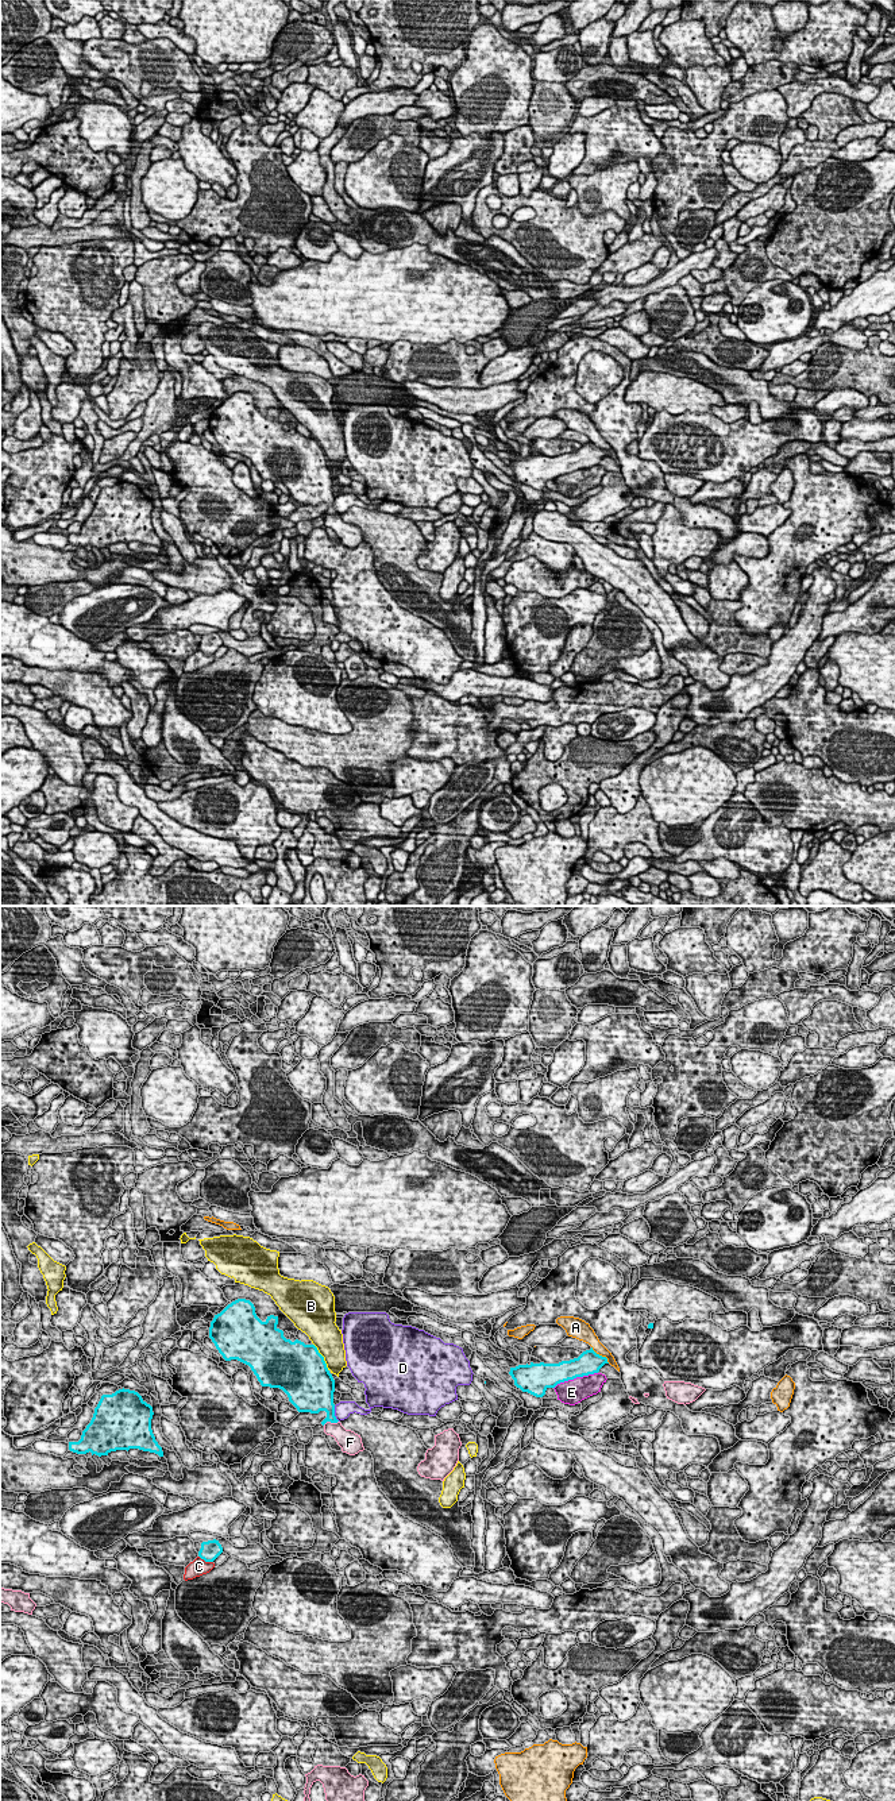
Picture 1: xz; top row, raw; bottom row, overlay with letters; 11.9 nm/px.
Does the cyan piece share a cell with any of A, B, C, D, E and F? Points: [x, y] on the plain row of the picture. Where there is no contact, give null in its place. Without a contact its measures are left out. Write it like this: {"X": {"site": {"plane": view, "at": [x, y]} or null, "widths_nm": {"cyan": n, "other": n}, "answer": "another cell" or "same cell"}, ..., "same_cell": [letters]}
{"A": {"site": {"plane": "xz", "at": [601, 448]}, "widths_nm": {"cyan": 280, "other": 140}, "answer": "another cell"}, "B": {"site": {"plane": "xz", "at": [323, 450]}, "widths_nm": {"cyan": 480, "other": 340}, "answer": "another cell"}, "C": {"site": {"plane": "xz", "at": [205, 654]}, "widths_nm": {"cyan": 240, "other": 200}, "answer": "another cell"}, "D": {"site": {"plane": "xz", "at": [334, 506]}, "widths_nm": {"cyan": 320, "other": 190}, "answer": "another cell"}, "E": {"site": {"plane": "xz", "at": [575, 470]}, "widths_nm": {"cyan": 280, "other": 300}, "answer": "another cell"}, "F": {"site": {"plane": "xz", "at": [330, 513]}, "widths_nm": {"cyan": 220, "other": 200}, "answer": "another cell"}, "same_cell": []}

